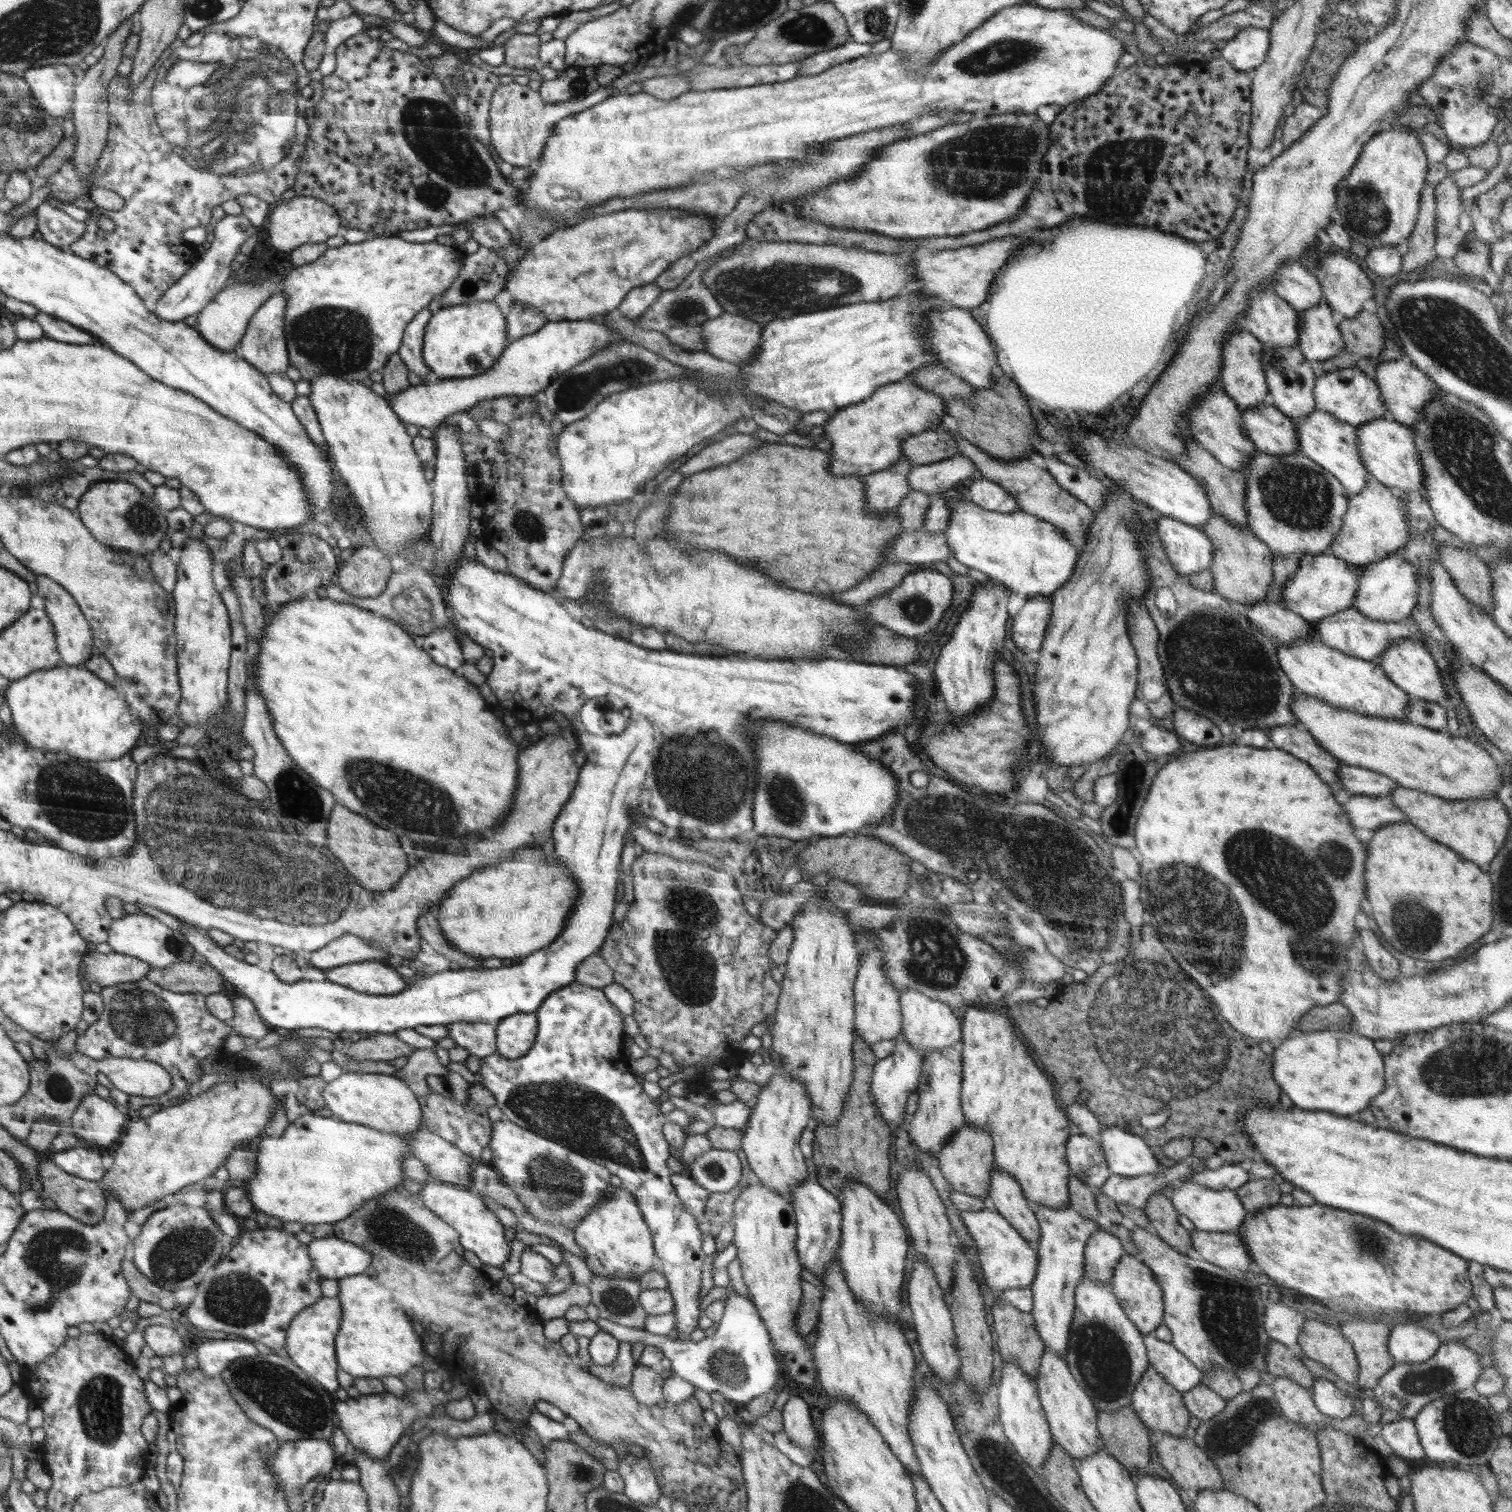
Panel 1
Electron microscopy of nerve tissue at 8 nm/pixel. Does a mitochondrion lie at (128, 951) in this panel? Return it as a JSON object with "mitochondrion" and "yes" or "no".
{"mitochondrion":"no"}

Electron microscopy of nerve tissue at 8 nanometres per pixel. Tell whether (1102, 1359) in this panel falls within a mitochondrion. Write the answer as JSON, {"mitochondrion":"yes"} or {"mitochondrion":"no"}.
{"mitochondrion":"yes"}

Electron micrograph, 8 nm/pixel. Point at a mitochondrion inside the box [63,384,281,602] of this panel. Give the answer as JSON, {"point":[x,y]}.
{"point":[143,520]}

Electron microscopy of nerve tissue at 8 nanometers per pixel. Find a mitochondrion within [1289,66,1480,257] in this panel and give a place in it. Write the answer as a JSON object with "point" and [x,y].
{"point":[1367,213]}

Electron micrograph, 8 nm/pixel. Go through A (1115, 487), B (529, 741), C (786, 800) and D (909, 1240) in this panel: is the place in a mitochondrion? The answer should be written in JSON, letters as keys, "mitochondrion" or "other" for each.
{"A":"other","B":"other","C":"mitochondrion","D":"other"}

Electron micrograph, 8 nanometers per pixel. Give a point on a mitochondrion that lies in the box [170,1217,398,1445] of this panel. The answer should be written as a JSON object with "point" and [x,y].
{"point":[286,1397]}

